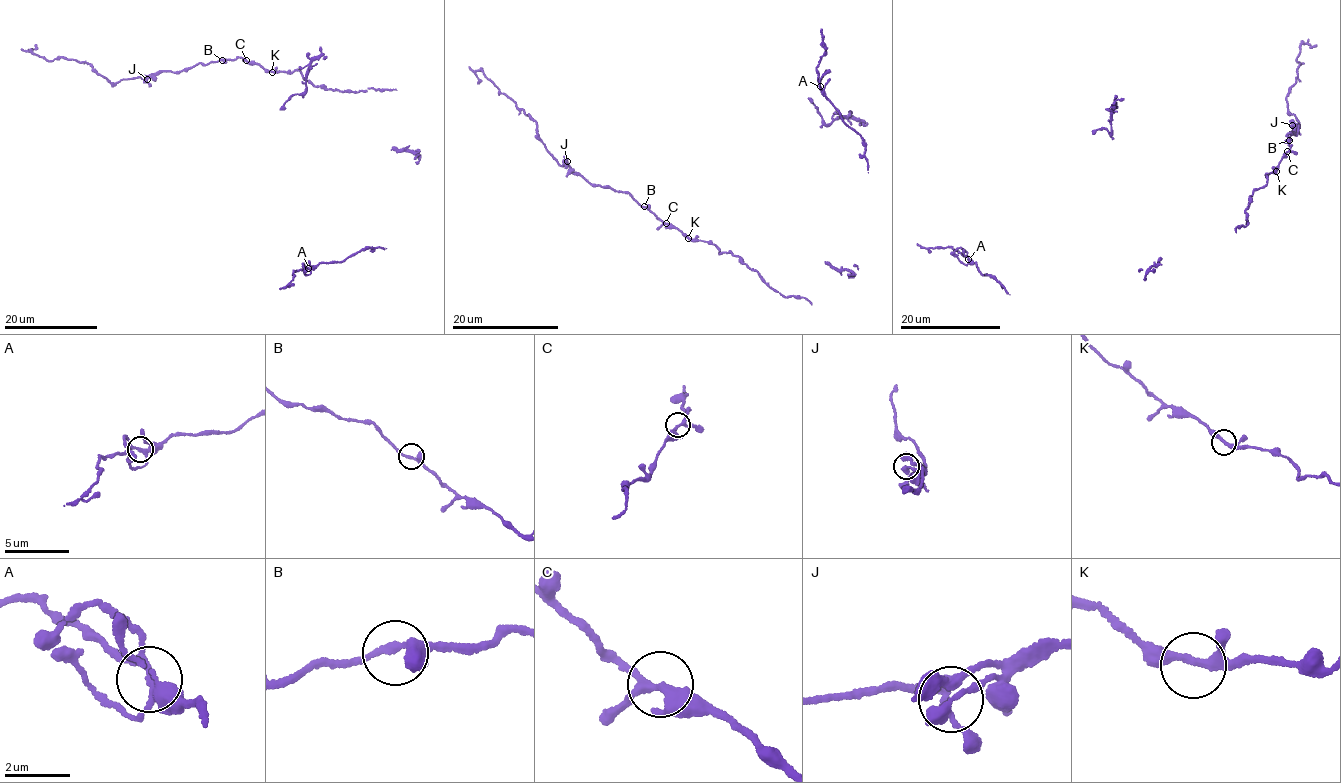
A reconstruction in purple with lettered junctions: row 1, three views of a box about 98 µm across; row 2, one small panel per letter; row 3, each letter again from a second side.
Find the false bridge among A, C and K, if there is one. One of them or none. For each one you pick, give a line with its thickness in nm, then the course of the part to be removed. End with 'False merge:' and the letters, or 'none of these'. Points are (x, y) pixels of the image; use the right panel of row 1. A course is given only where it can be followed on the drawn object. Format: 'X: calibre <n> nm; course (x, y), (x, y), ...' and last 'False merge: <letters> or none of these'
False merge: none of these

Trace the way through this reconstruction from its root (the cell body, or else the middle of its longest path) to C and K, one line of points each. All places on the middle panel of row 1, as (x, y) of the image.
C: (786, 297), (766, 284), (738, 256), (719, 253), (716, 246), (684, 236), (667, 223)
K: (786, 297), (766, 284), (757, 271), (741, 263), (738, 256), (728, 252), (719, 253), (716, 246), (688, 238)

